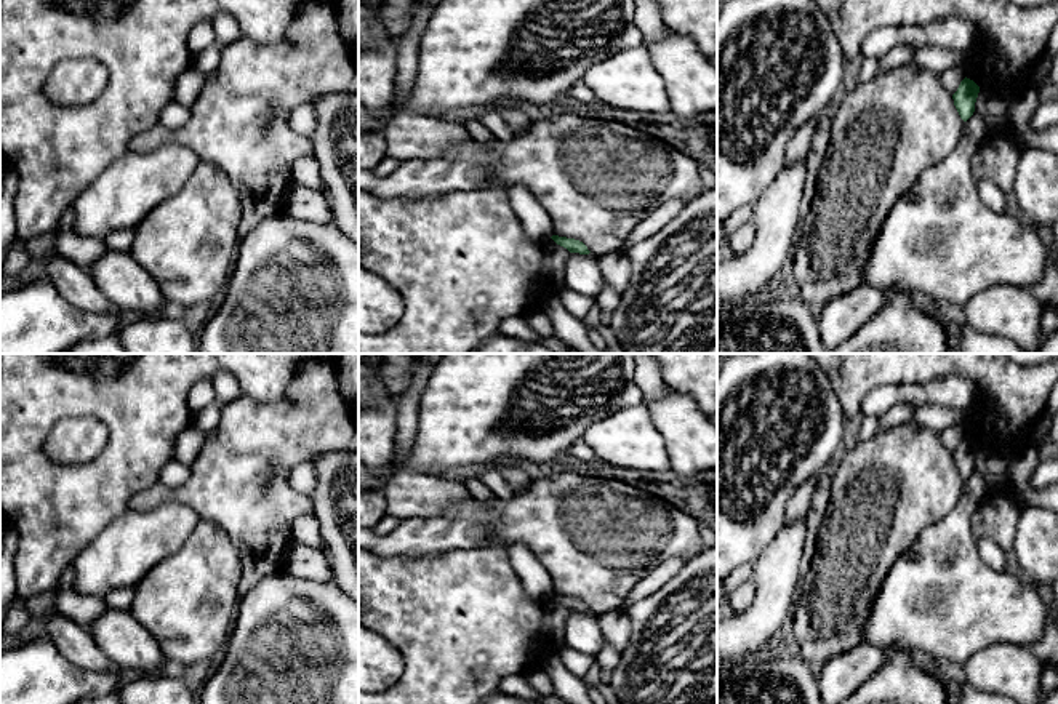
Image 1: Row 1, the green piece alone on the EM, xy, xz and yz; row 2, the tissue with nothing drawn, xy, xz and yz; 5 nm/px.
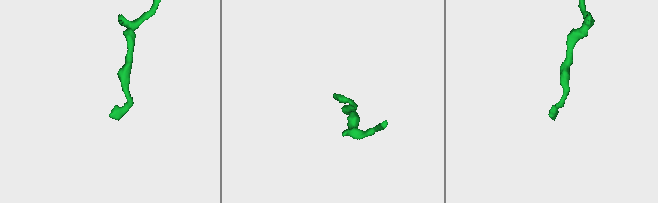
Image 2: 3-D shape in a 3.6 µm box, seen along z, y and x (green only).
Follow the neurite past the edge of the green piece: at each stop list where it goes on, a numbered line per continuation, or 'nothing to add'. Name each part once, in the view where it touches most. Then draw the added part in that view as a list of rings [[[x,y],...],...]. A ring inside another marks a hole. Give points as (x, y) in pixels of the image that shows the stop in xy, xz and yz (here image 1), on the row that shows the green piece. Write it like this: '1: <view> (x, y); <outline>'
nothing to add

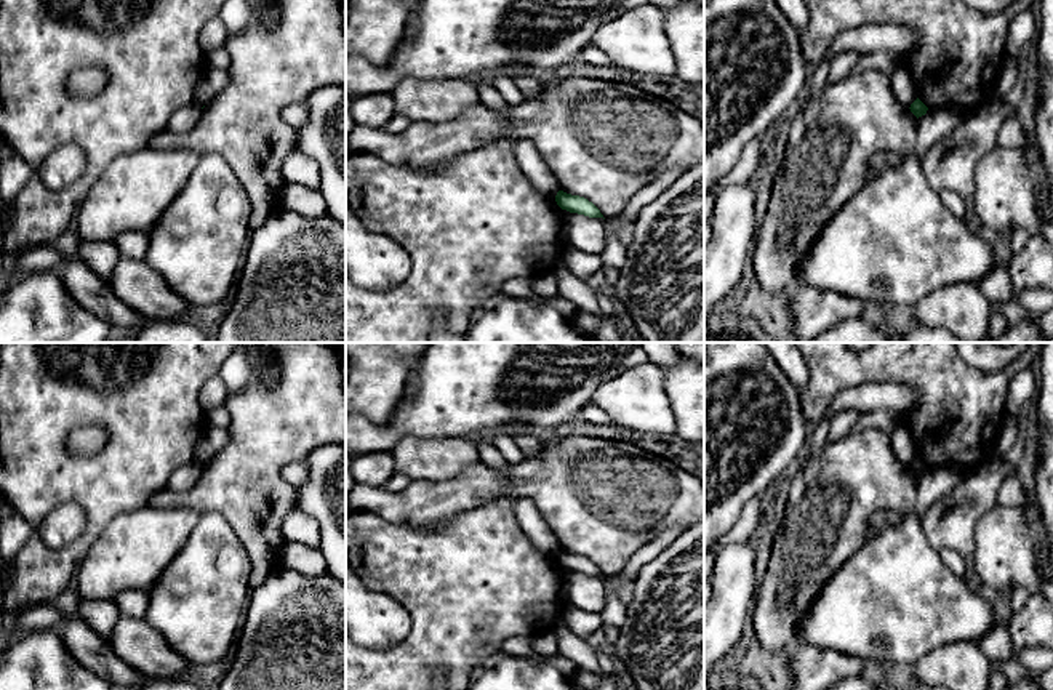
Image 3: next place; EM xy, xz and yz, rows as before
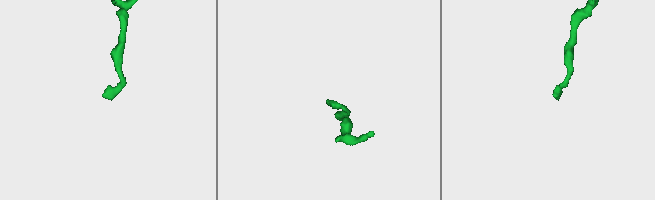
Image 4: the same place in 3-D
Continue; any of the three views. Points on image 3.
nothing to add

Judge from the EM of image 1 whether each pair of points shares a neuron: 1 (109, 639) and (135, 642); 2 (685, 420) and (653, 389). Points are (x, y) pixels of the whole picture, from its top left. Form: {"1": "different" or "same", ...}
{"1": "same", "2": "different"}

